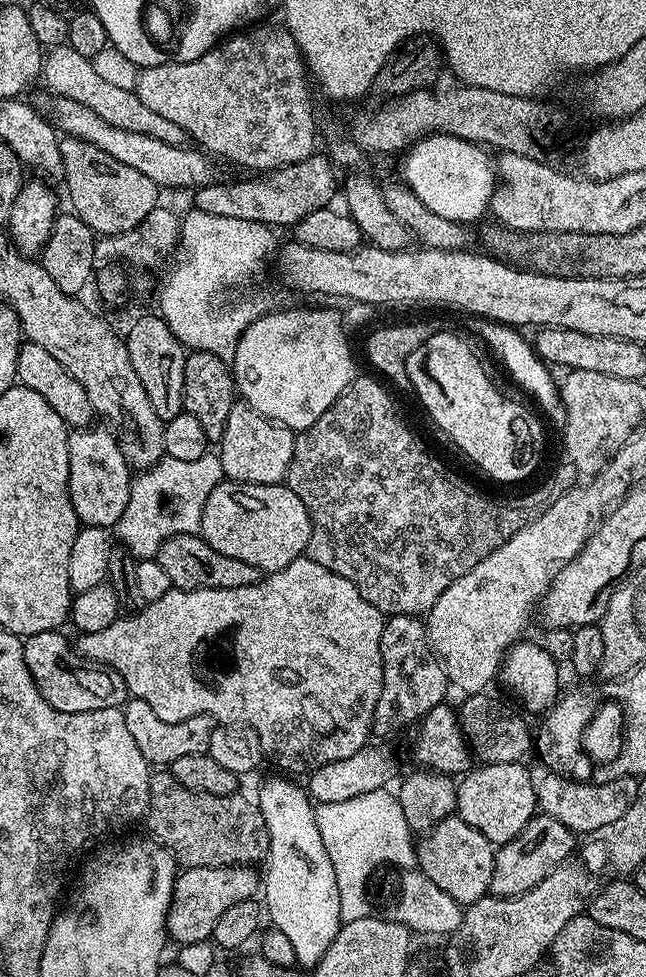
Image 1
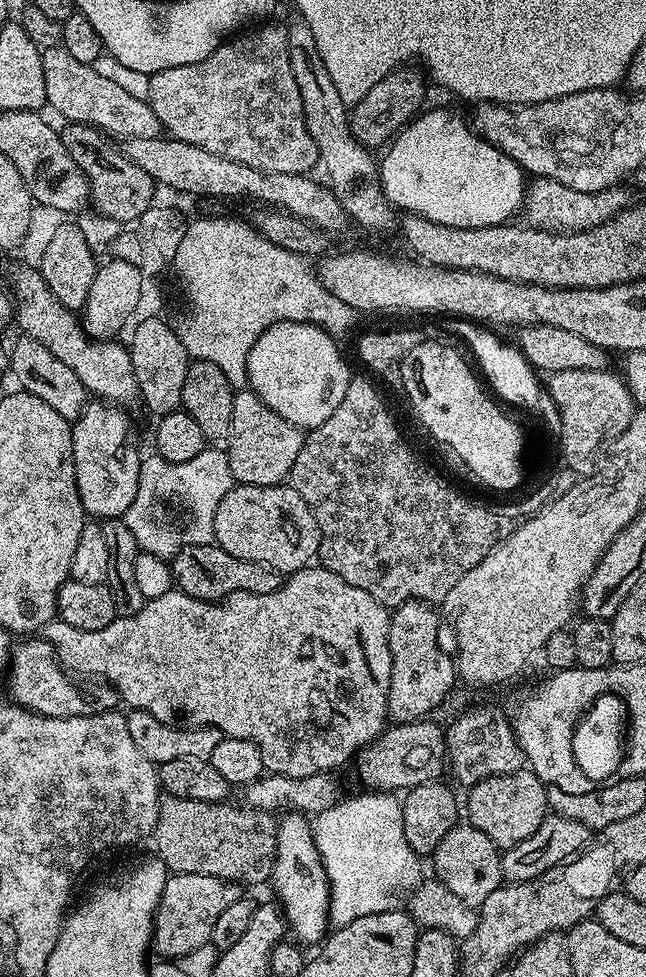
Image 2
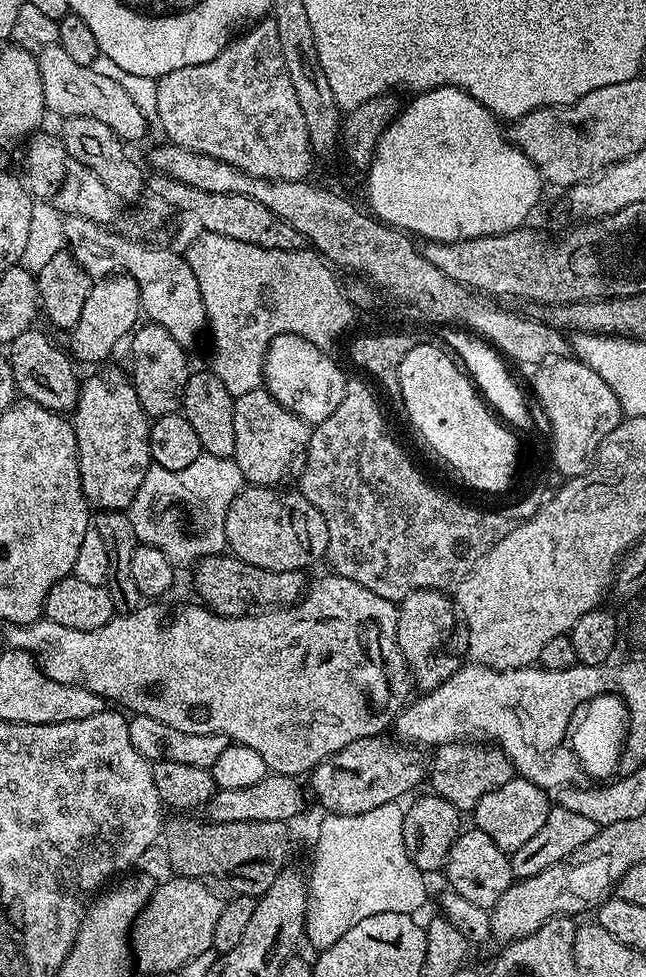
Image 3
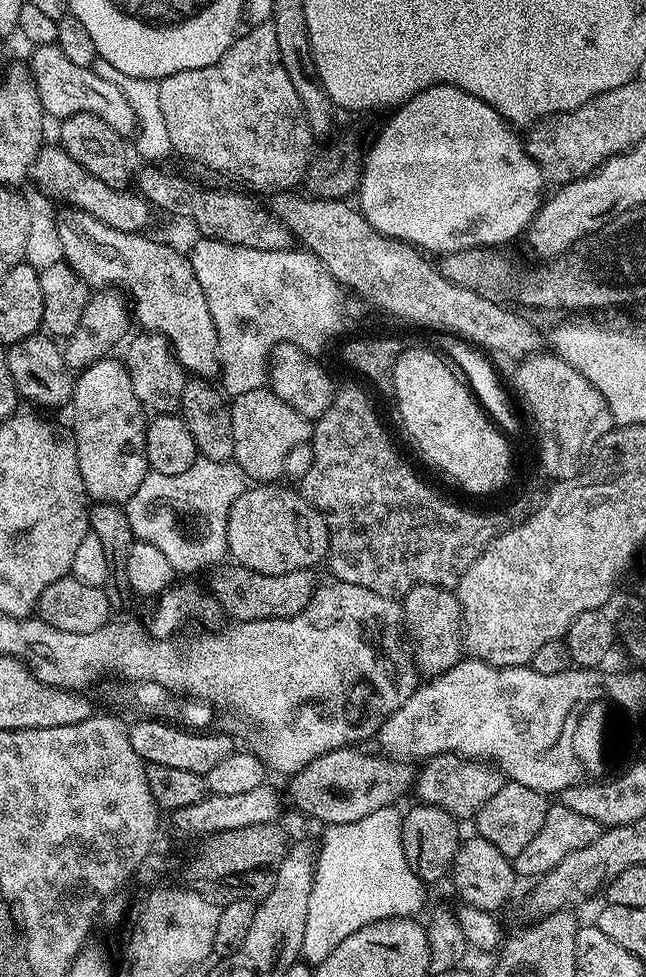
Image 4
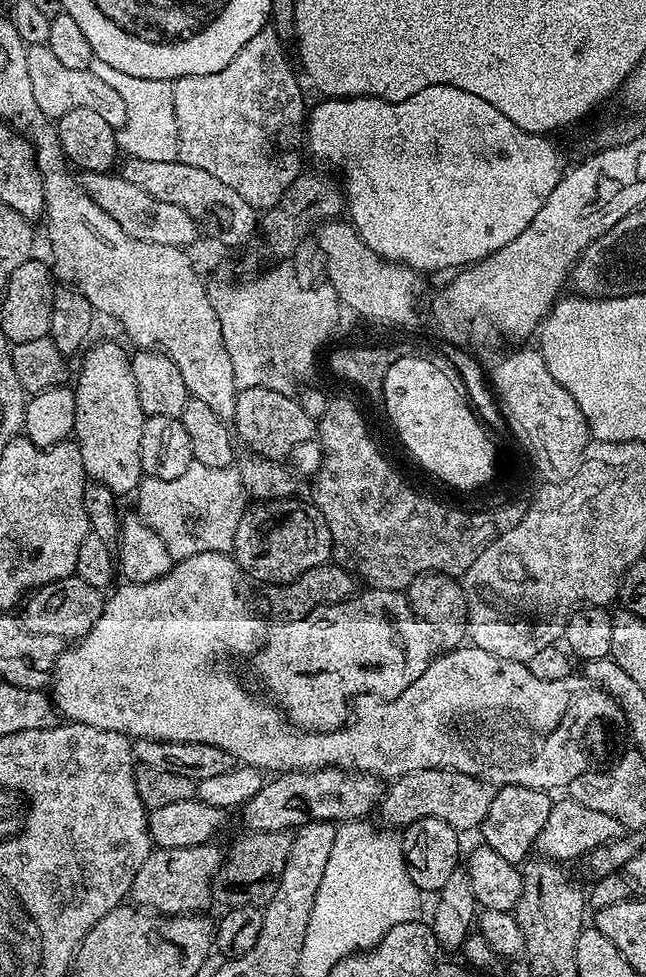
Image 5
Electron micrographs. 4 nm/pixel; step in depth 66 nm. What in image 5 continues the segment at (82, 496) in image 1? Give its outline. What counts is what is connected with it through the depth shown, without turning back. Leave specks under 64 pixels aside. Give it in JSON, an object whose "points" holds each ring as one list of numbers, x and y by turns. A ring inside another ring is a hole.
{"points":[[100,340,85,354,80,368,80,377,74,383,74,442,80,447,84,471,95,483,106,486,111,492,135,493,144,476,141,439,145,415,142,402,138,402,138,386,134,386,129,349,112,340]]}

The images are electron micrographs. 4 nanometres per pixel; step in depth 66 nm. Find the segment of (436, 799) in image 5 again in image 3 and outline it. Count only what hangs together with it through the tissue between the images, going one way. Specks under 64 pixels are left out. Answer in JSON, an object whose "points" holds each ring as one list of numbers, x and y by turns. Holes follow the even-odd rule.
{"points":[[457,742,455,744,442,744,430,756,430,784,435,795,446,798,456,808,461,810,475,809,479,802,490,790,498,786,506,786,514,778,514,769,510,758,495,746,484,742]]}

